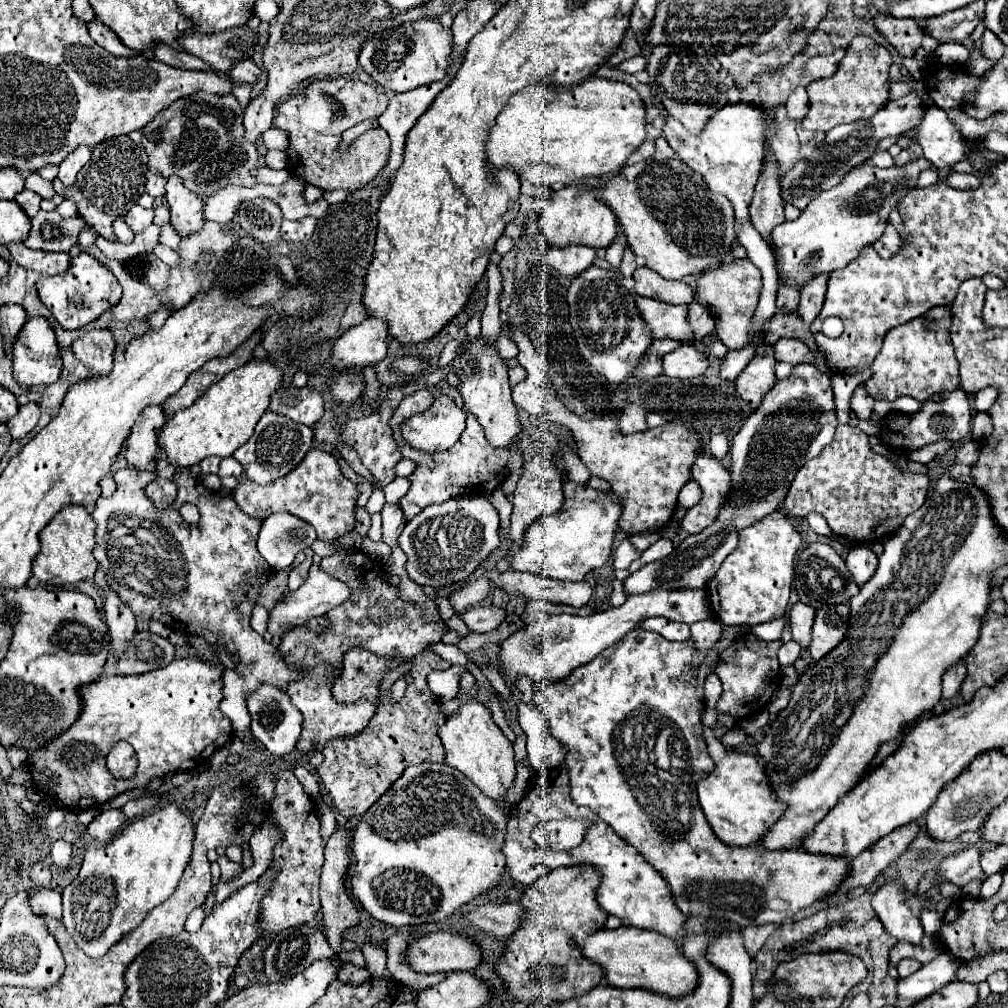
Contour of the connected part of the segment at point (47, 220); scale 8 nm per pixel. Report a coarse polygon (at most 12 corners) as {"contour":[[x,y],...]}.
{"contour":[[81,216],[31,218],[23,242],[33,250],[69,252],[89,228]]}

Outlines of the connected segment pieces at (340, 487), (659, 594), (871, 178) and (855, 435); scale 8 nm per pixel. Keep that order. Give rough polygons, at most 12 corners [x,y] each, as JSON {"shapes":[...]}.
{"shapes":[[[311,448],[267,486],[241,474],[231,494],[265,520],[291,512],[325,542],[351,532],[359,490]],[[705,588],[629,594],[591,616],[557,614],[501,642],[507,680],[559,682],[663,616],[713,616]],[[865,162],[771,232],[803,288],[873,244],[929,162]],[[839,424],[783,508],[875,544],[925,502],[927,474]]]}

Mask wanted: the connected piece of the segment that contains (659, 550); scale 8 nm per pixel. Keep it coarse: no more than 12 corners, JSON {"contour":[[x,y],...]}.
{"contour":[[659,538],[651,544],[633,568],[671,554],[671,542]]}

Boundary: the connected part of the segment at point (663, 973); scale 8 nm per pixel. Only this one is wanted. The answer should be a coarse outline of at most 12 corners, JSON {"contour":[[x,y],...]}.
{"contour":[[601,928],[583,956],[615,988],[685,996],[695,966],[651,930]]}

